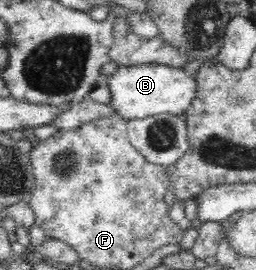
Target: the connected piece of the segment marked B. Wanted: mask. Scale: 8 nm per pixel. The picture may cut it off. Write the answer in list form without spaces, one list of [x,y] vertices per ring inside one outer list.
[[[153,63],[119,66],[109,77],[108,86],[112,95],[110,107],[117,109],[119,116],[126,120],[143,119],[163,113],[185,117],[192,107],[198,91],[195,76],[185,74],[181,68]]]

